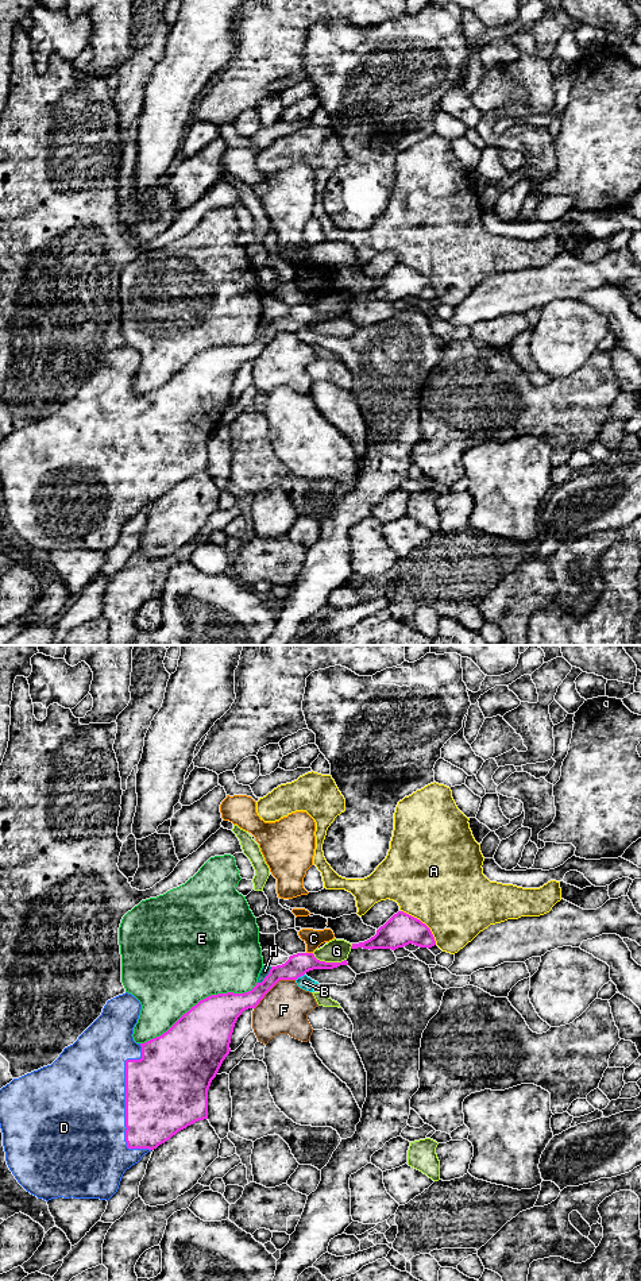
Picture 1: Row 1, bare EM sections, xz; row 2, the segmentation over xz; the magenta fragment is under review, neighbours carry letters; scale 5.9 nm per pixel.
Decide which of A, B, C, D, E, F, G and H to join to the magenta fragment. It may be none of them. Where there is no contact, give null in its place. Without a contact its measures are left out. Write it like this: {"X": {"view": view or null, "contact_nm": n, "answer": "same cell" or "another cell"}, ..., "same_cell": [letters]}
{"A": {"view": "xz", "contact_nm": 300, "answer": "another cell"}, "B": {"view": "xz", "contact_nm": 70, "answer": "another cell"}, "C": {"view": "xz", "contact_nm": 40, "answer": "another cell"}, "D": {"view": "xz", "contact_nm": 650, "answer": "same cell"}, "E": {"view": "xz", "contact_nm": 800, "answer": "another cell"}, "F": {"view": "xz", "contact_nm": 300, "answer": "another cell"}, "G": {"view": "xz", "contact_nm": 220, "answer": "another cell"}, "H": {"view": "xz", "contact_nm": 130, "answer": "another cell"}, "same_cell": ["D"]}

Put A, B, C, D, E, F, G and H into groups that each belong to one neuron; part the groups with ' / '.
A / B / C / D / E / F / G / H

